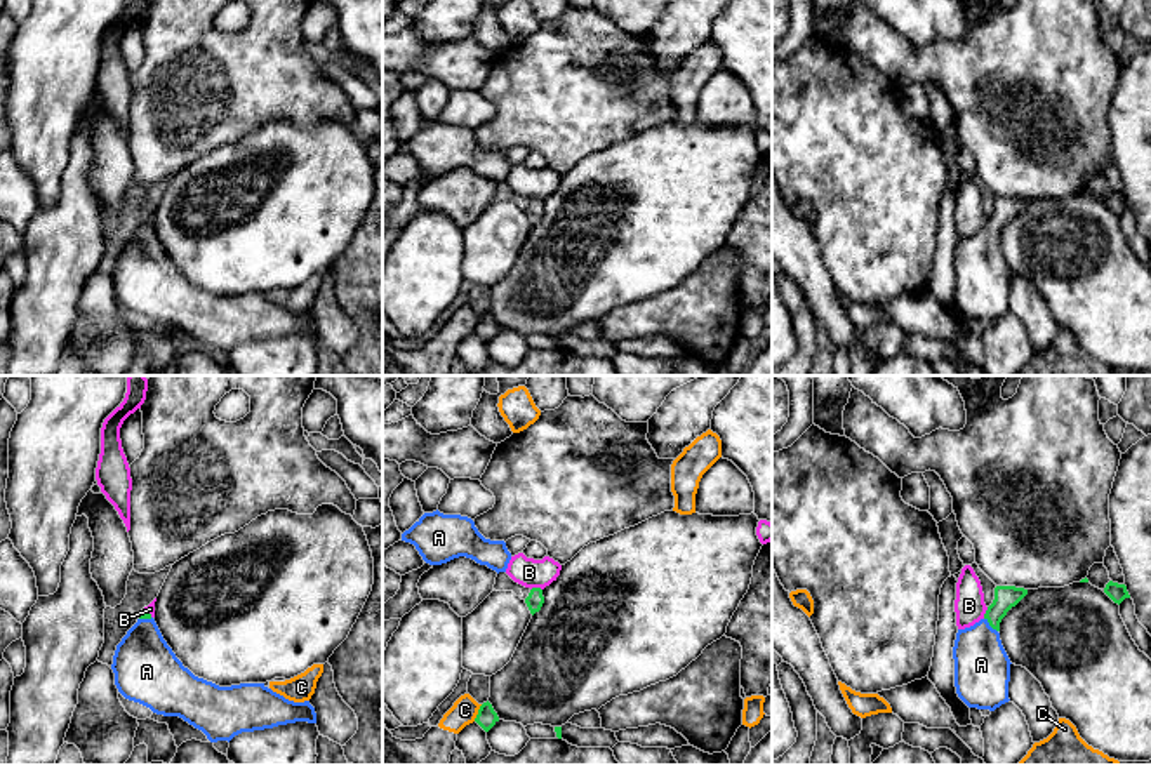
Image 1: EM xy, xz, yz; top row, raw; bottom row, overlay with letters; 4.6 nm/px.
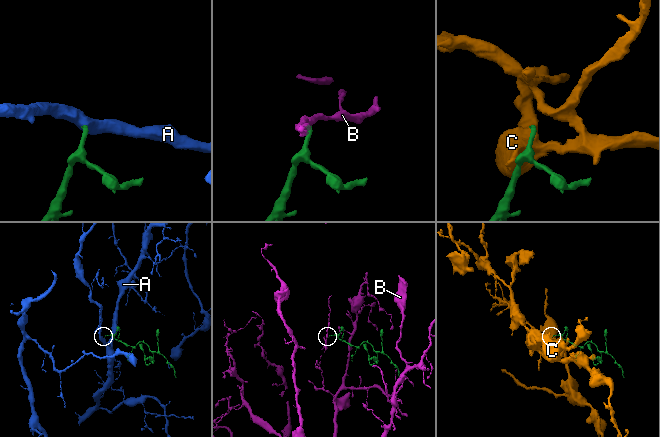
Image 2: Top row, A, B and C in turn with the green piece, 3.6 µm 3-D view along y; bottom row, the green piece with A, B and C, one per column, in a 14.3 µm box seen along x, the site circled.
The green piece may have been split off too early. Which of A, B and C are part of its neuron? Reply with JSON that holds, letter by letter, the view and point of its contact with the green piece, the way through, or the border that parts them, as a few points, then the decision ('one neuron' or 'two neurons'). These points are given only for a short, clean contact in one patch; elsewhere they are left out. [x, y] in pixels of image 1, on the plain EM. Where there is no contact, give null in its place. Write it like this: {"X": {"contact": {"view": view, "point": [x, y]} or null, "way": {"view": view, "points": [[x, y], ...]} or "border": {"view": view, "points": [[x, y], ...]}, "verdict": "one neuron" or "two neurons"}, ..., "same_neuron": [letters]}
{"A": {"contact": {"view": "yz", "point": [990, 235]}, "way": {"view": "yz", "points": [[1005, 207], [990, 235], [981, 252], [981, 275]]}, "verdict": "one neuron"}, "B": {"contact": {"view": "xz", "point": [536, 199]}, "border": {"view": "xz", "points": [[541, 199], [531, 200]]}, "verdict": "two neurons"}, "C": {"contact": {"view": "xz", "point": [479, 324]}, "border": {"view": "xz", "points": [[482, 315], [473, 331]]}, "verdict": "two neurons"}, "same_neuron": ["A"]}

